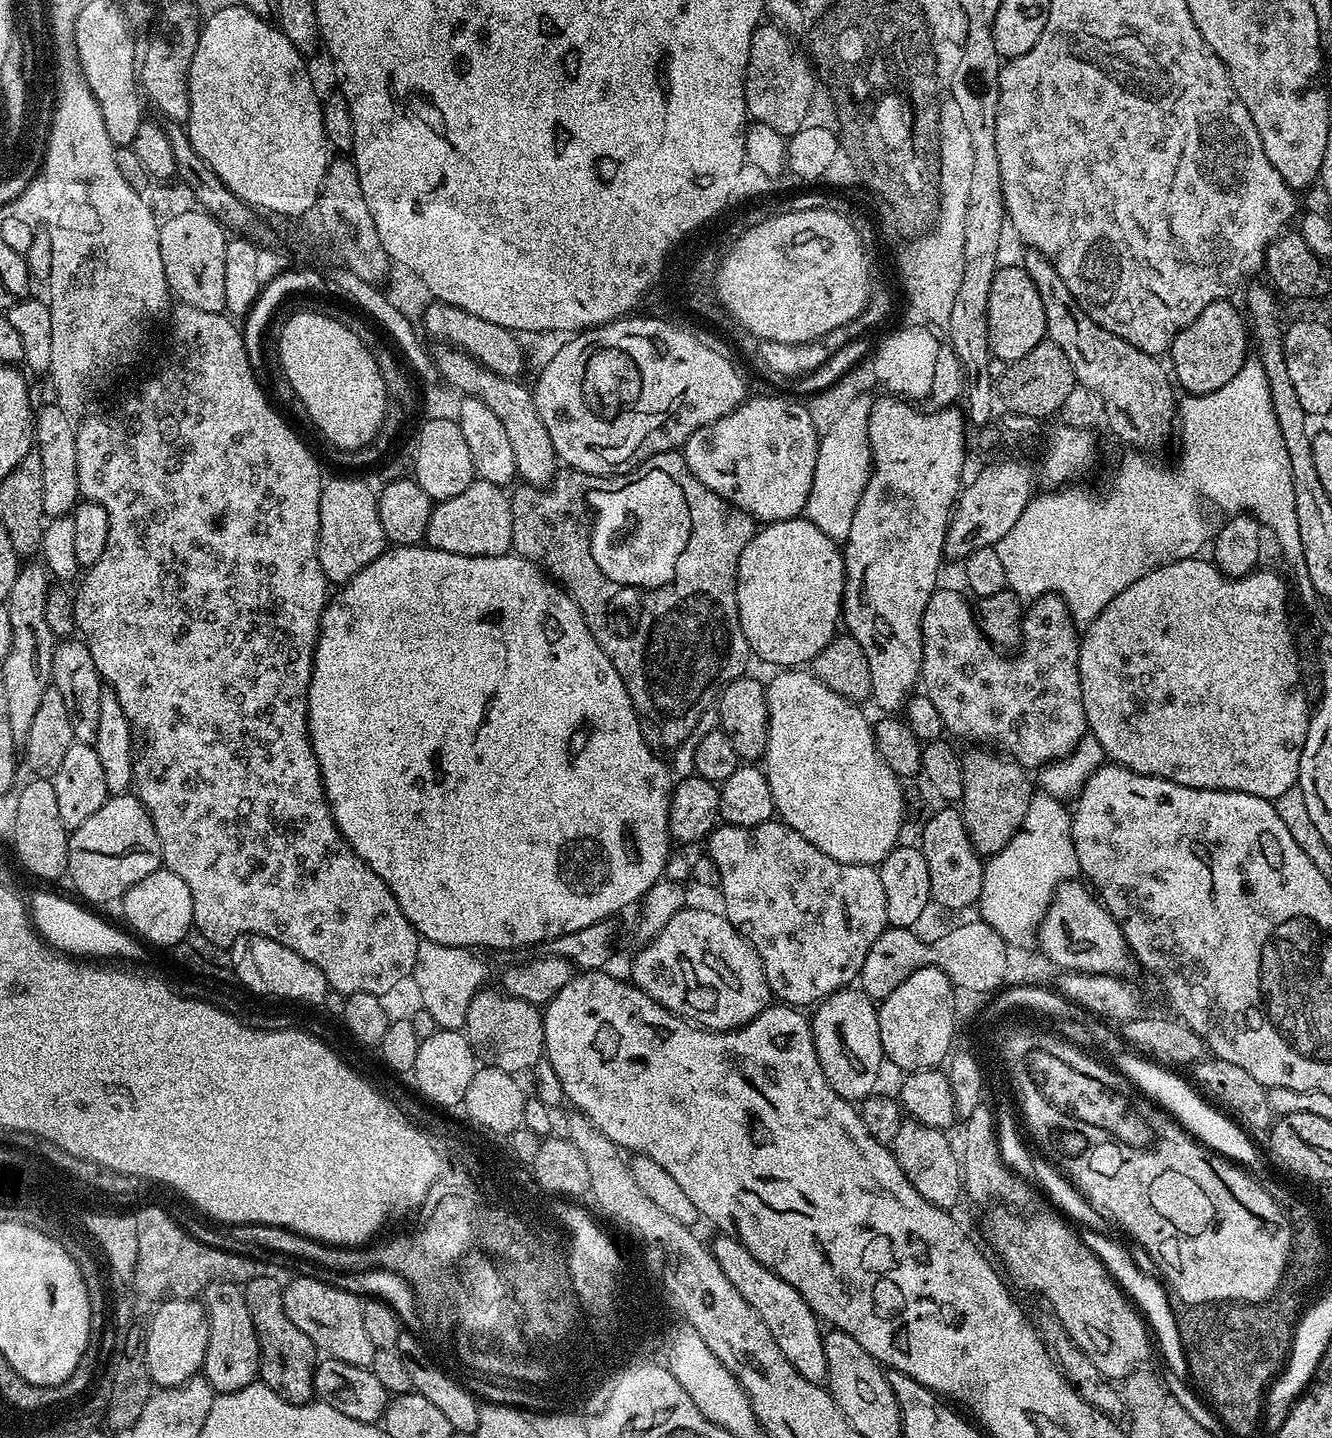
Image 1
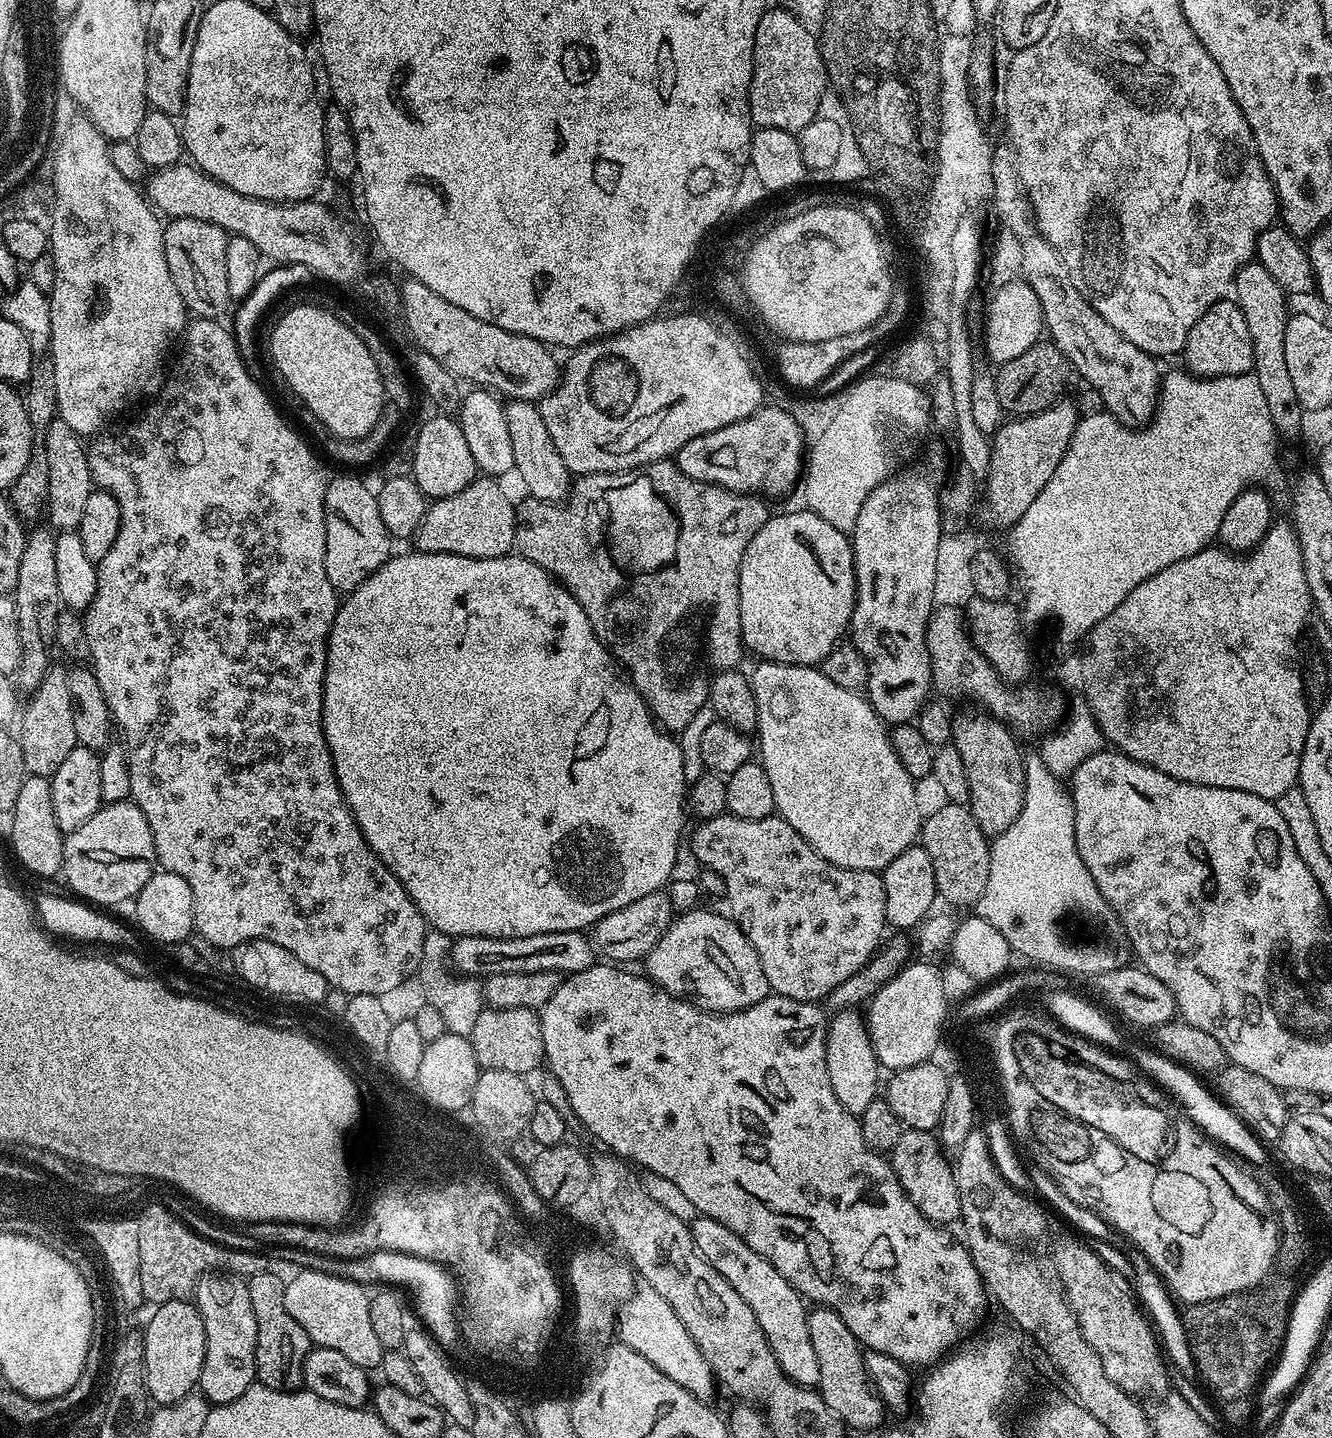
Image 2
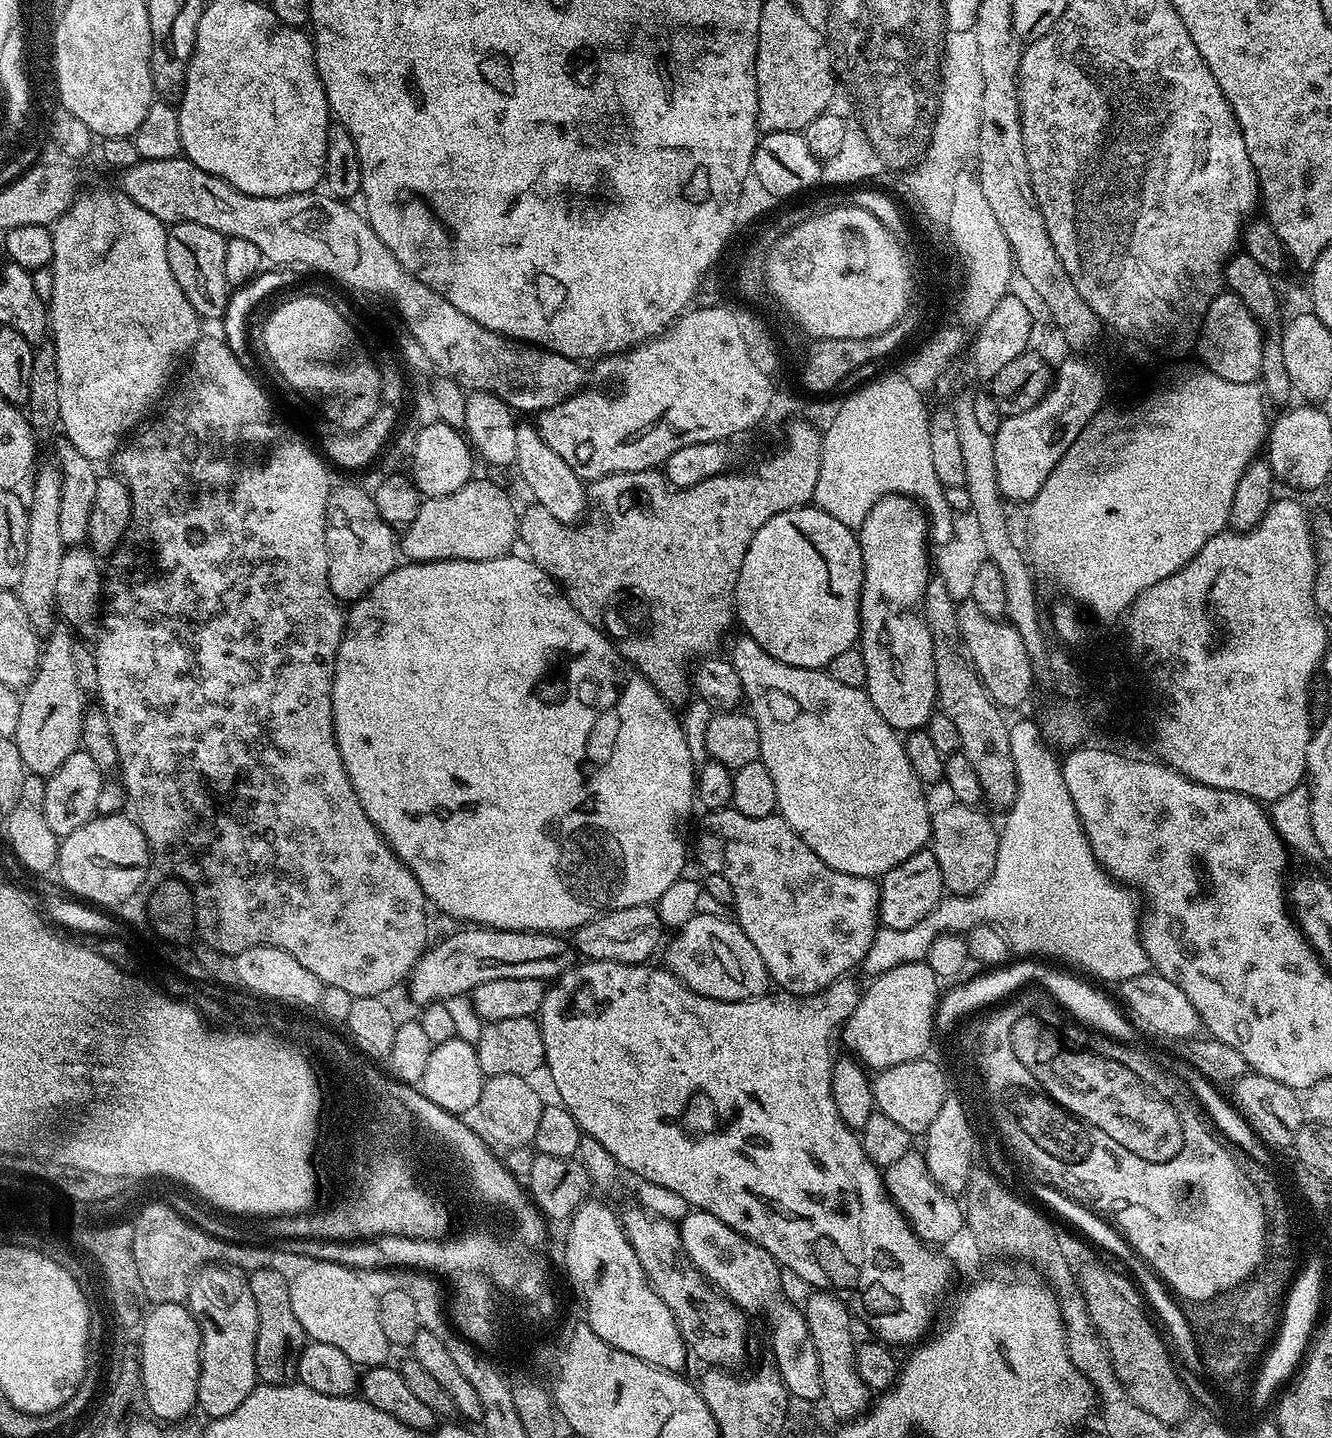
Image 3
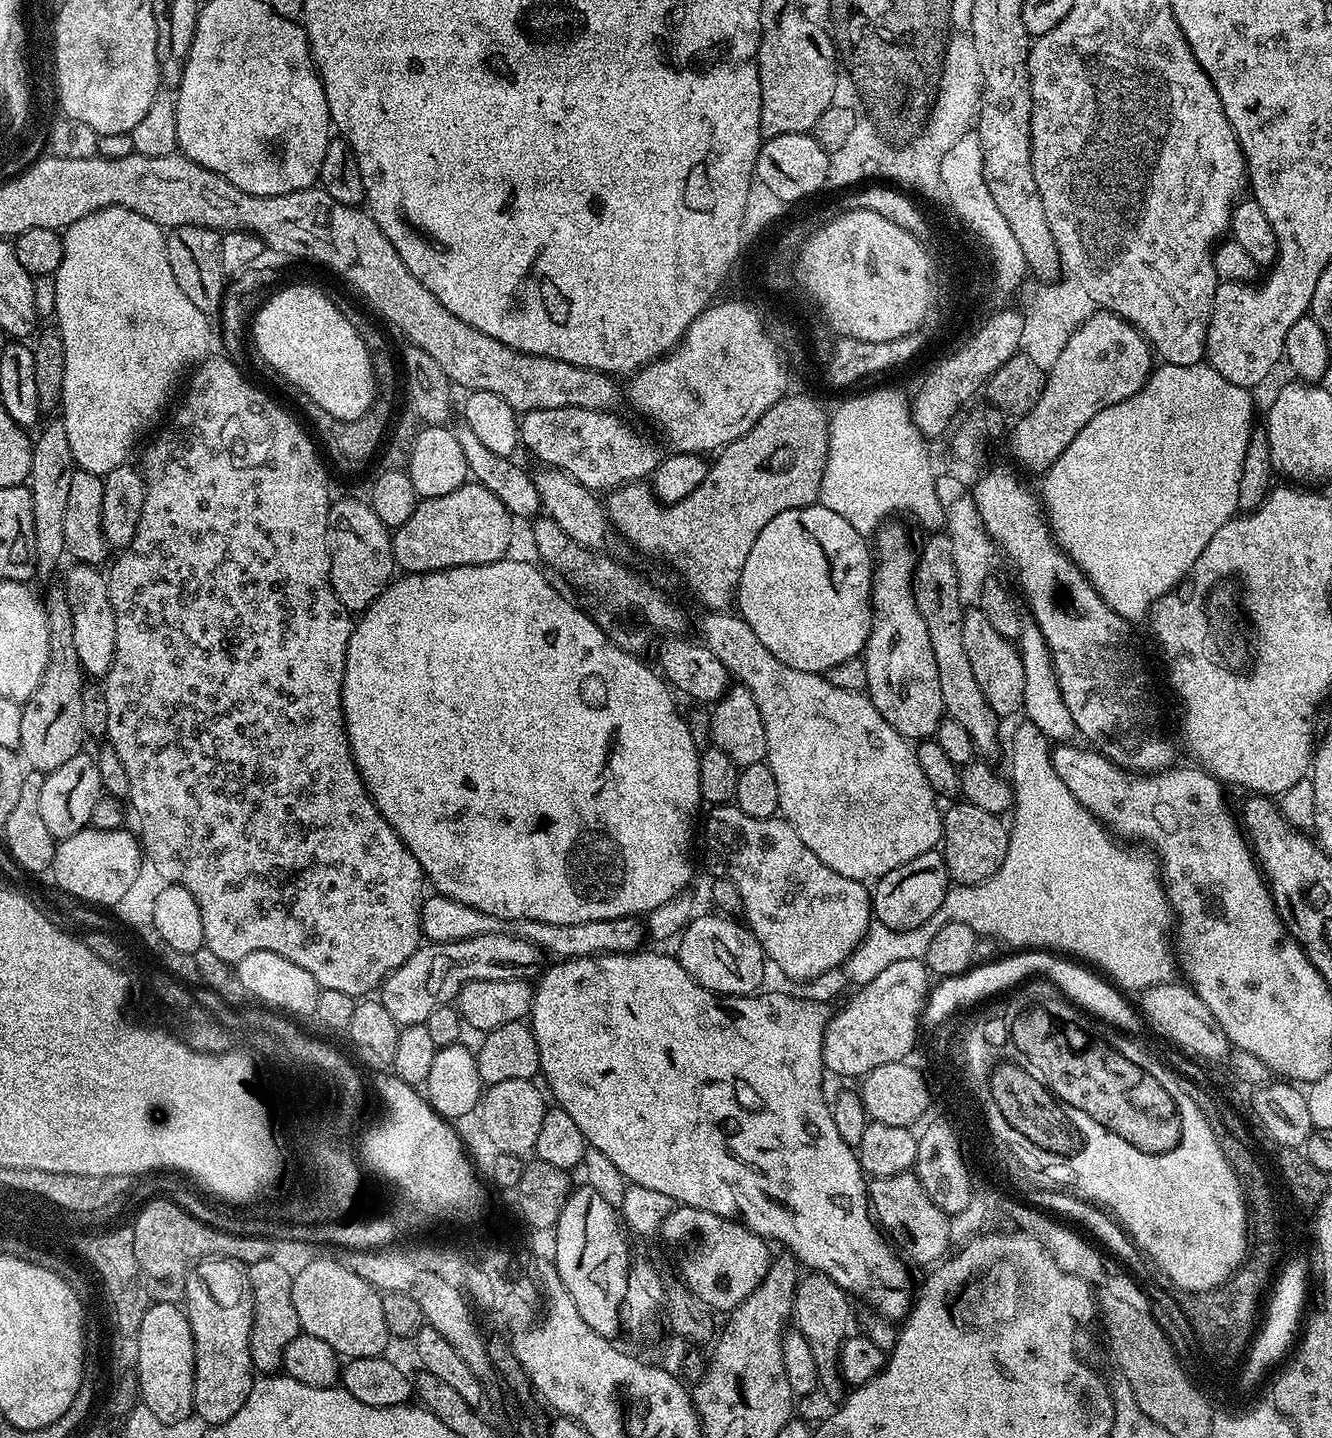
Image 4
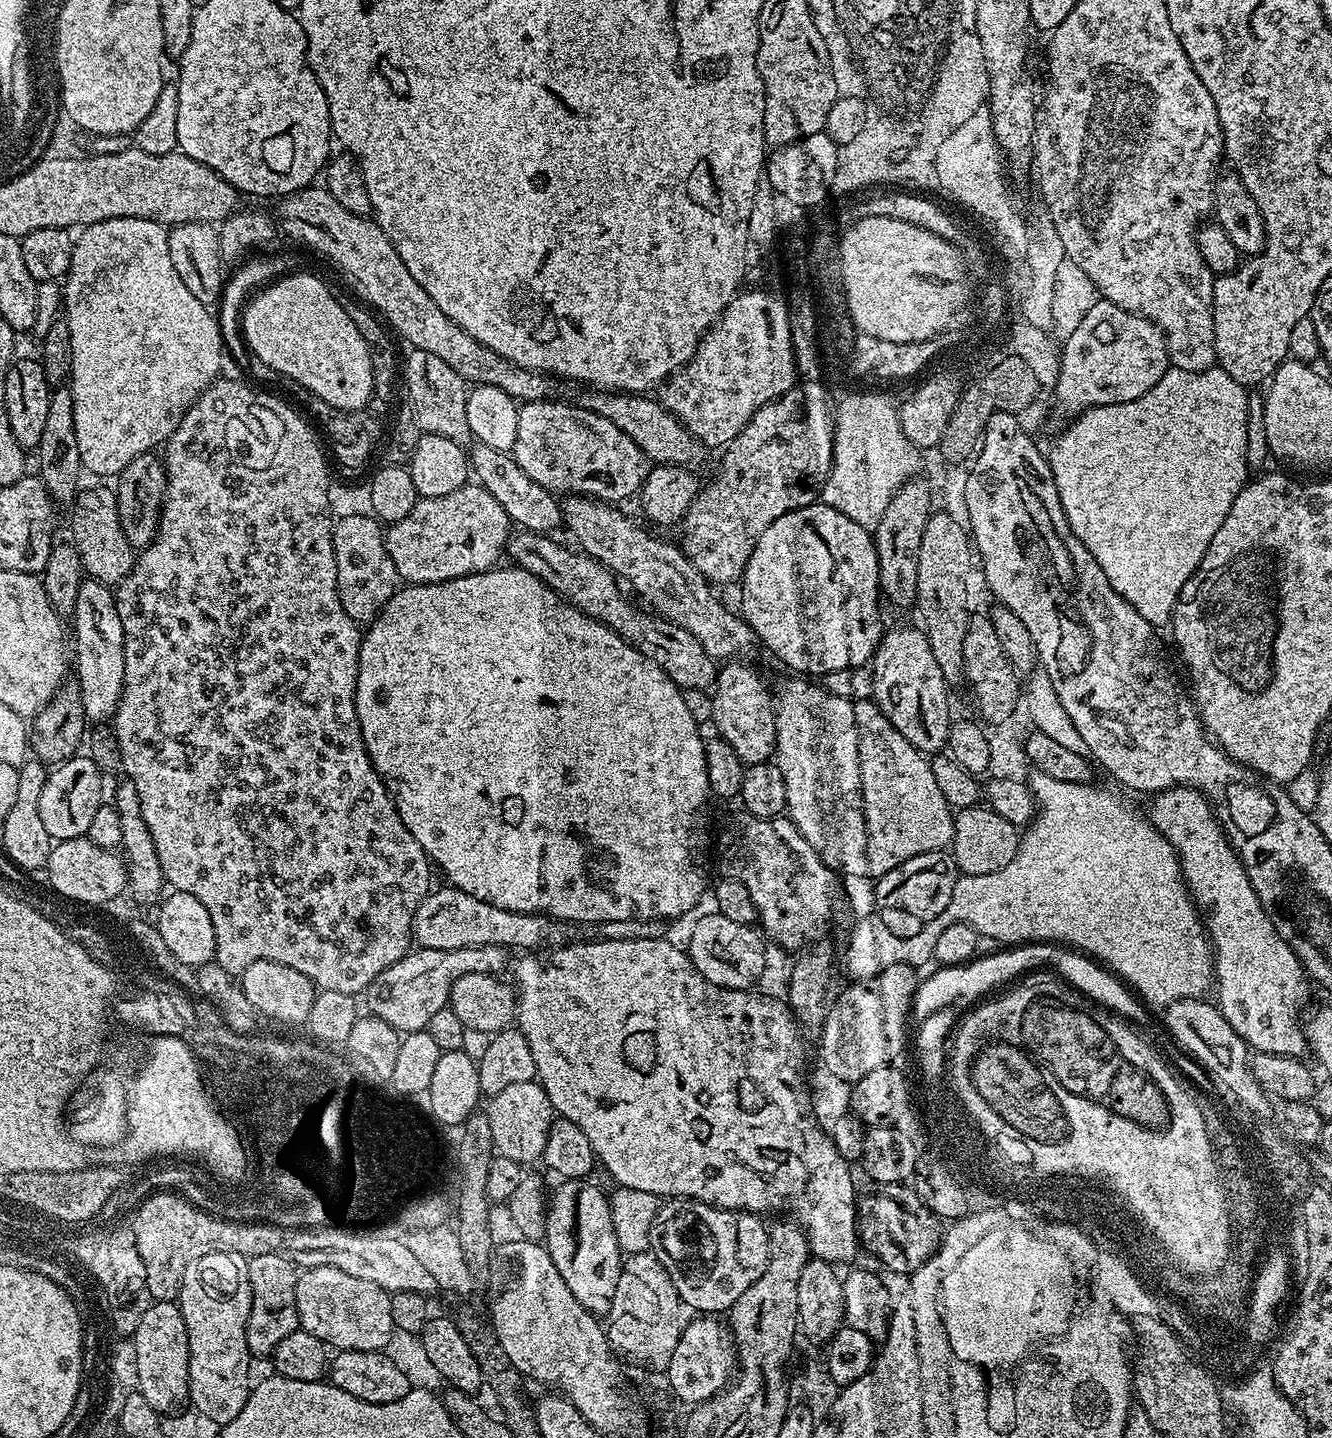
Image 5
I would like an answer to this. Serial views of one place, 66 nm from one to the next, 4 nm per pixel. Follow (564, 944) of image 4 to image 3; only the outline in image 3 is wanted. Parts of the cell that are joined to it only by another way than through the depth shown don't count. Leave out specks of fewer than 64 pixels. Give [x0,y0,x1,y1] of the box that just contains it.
[570,904,665,964]

